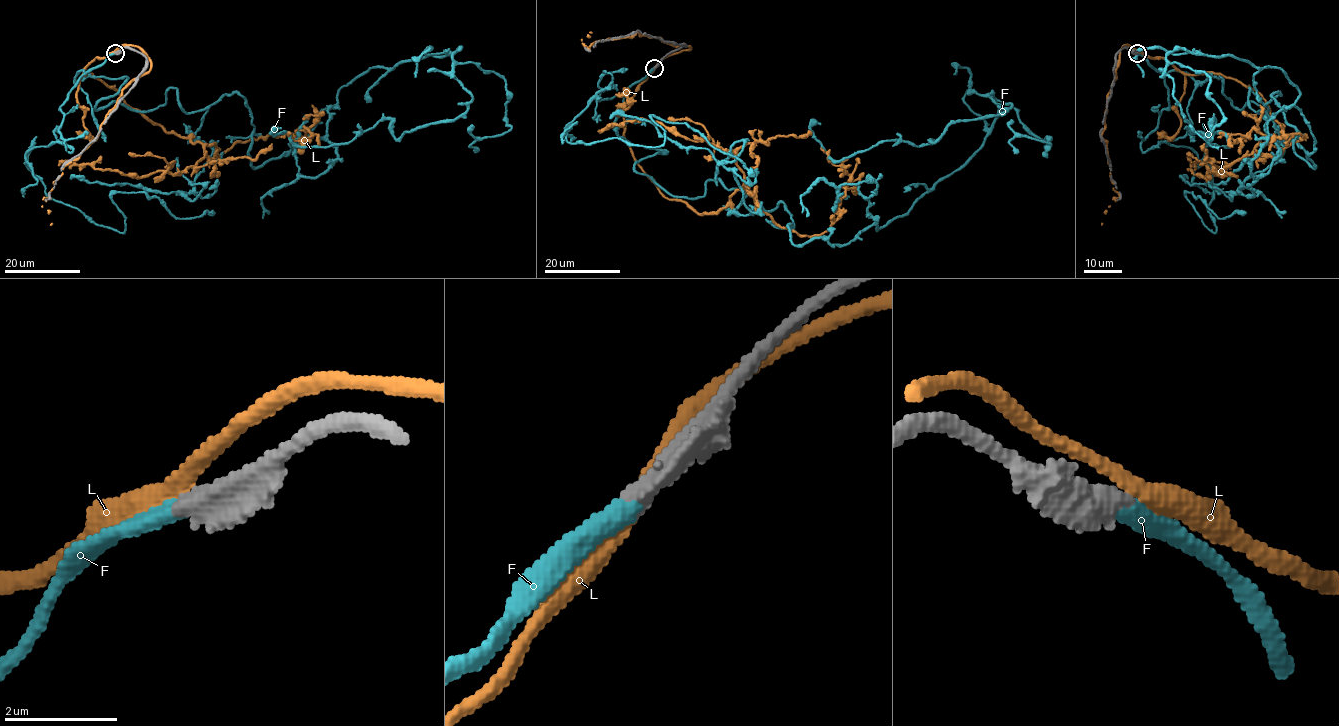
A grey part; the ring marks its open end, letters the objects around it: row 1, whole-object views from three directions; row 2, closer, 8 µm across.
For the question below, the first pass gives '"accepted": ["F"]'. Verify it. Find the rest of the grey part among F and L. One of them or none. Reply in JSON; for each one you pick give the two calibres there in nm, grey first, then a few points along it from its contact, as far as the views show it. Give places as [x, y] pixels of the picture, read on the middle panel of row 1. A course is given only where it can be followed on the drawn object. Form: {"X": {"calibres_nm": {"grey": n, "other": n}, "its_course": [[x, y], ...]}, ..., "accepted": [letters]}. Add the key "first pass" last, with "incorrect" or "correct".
{"F": {"calibres_nm": {"grey": 480, "other": 320}, "its_course": [[655, 68], [634, 169], [795, 245], [1012, 104], [836, 160], [820, 123]]}, "accepted": ["F"], "first pass": "correct"}

